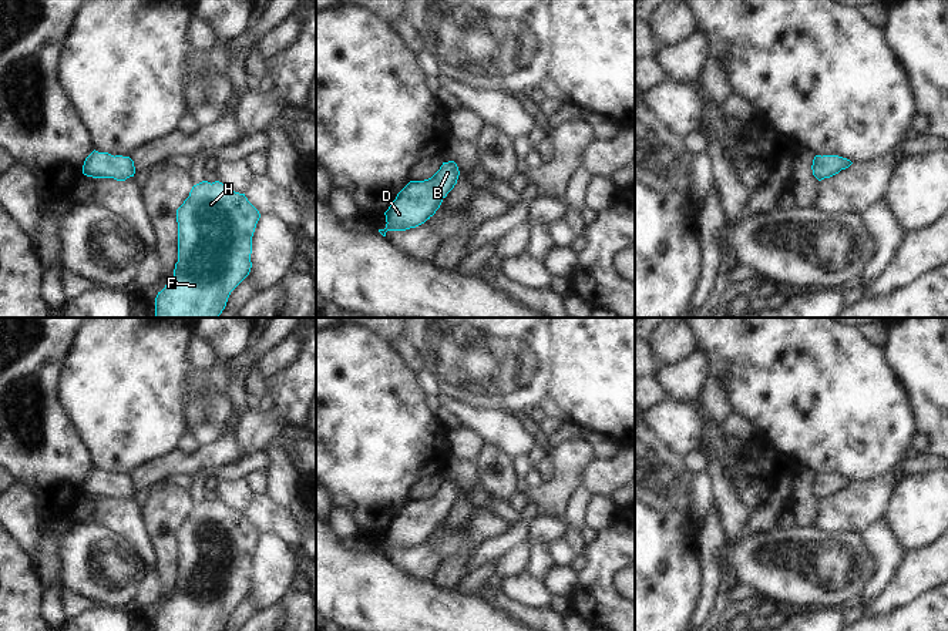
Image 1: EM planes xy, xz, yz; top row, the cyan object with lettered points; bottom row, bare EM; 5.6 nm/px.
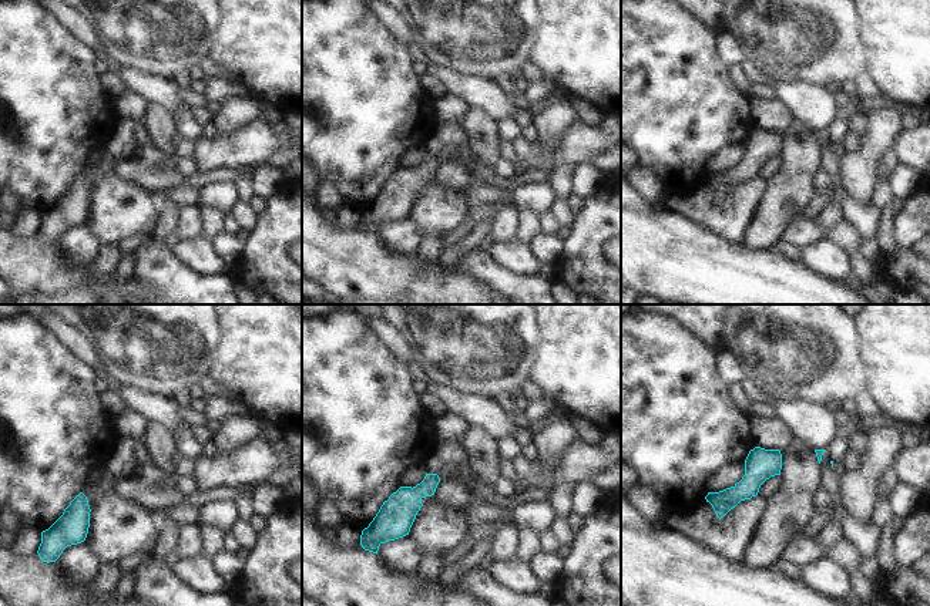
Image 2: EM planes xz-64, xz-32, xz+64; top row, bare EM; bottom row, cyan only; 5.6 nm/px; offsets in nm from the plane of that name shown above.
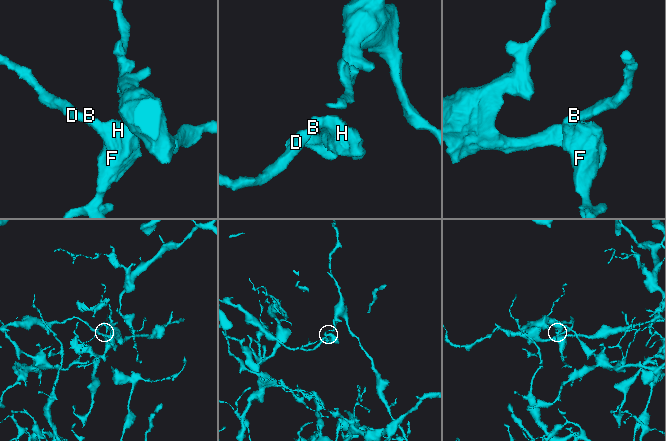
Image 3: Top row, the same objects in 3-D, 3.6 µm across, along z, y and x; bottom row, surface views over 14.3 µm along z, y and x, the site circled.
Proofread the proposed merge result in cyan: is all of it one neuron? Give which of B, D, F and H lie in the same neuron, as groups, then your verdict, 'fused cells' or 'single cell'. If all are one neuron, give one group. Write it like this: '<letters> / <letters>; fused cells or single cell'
B D F H; single cell

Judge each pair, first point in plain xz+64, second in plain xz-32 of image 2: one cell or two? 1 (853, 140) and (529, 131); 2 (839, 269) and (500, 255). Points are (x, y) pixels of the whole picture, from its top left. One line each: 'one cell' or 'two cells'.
1: one cell
2: one cell

